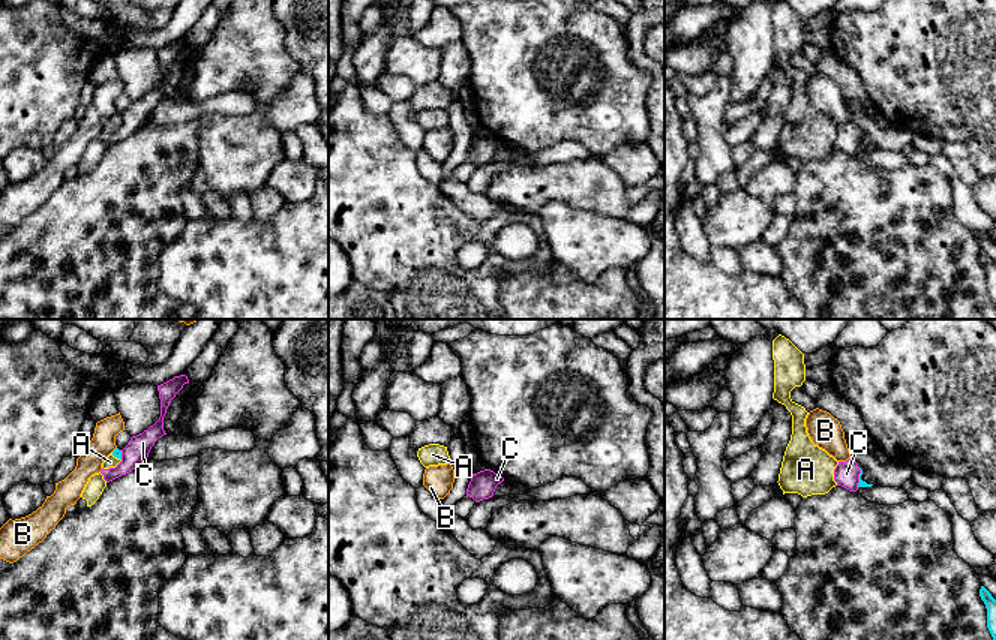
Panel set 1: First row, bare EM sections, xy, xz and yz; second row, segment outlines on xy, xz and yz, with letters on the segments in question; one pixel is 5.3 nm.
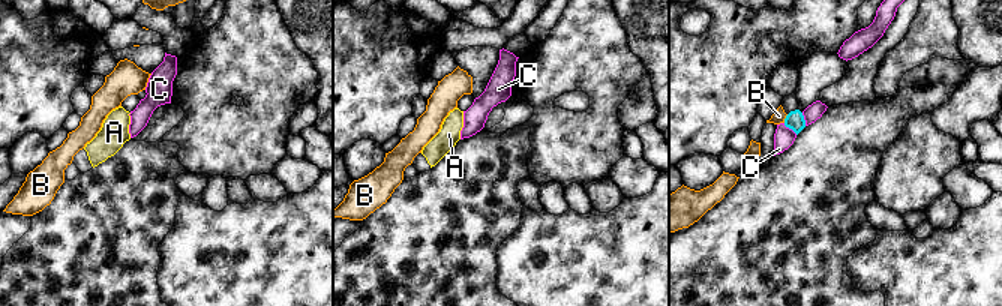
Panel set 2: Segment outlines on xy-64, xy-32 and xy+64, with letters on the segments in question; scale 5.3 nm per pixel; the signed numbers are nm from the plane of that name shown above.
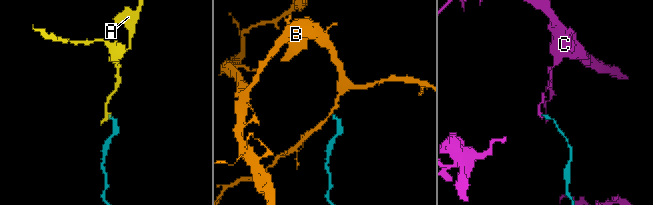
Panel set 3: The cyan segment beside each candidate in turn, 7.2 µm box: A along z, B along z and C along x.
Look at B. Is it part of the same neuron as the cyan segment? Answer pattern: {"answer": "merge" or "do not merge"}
{"answer": "do not merge"}

